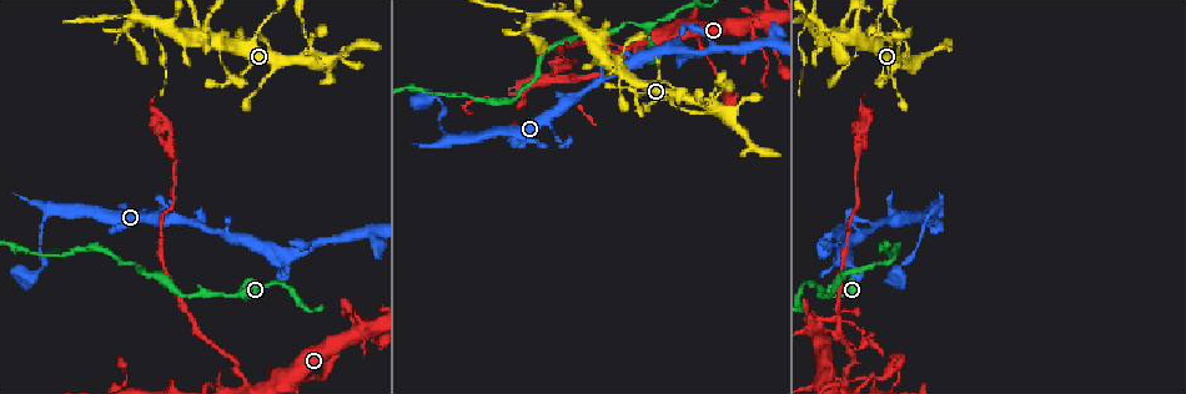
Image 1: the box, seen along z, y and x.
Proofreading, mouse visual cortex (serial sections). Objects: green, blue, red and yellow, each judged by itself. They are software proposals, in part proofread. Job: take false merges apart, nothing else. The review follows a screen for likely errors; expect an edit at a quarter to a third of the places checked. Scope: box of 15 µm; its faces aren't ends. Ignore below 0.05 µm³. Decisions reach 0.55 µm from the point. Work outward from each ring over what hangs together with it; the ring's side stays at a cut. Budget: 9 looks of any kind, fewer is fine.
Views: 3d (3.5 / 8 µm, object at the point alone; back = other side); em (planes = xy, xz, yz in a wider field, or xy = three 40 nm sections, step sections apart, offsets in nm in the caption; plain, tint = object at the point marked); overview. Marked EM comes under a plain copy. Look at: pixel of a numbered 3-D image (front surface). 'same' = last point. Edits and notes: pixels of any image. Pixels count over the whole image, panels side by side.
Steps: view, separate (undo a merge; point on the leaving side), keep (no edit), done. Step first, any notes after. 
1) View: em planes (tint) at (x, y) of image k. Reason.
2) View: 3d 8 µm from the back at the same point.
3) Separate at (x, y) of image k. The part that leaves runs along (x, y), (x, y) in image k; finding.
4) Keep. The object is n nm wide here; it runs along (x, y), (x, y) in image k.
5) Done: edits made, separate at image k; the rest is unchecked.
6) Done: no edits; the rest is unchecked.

View: 3d 3.5 µm at (308, 39) of image 1. Small branch off a trunk.

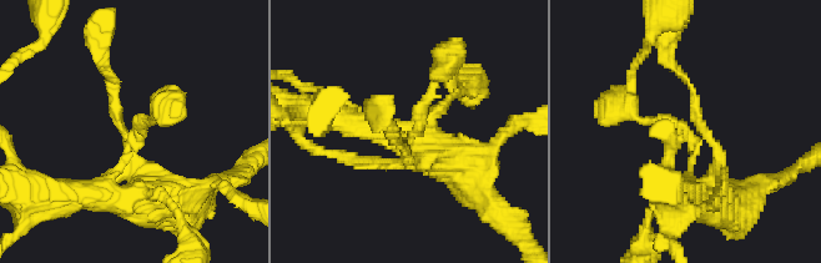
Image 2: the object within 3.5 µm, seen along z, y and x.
View: em xy step 3 (tint) at (125, 134) of image 2.

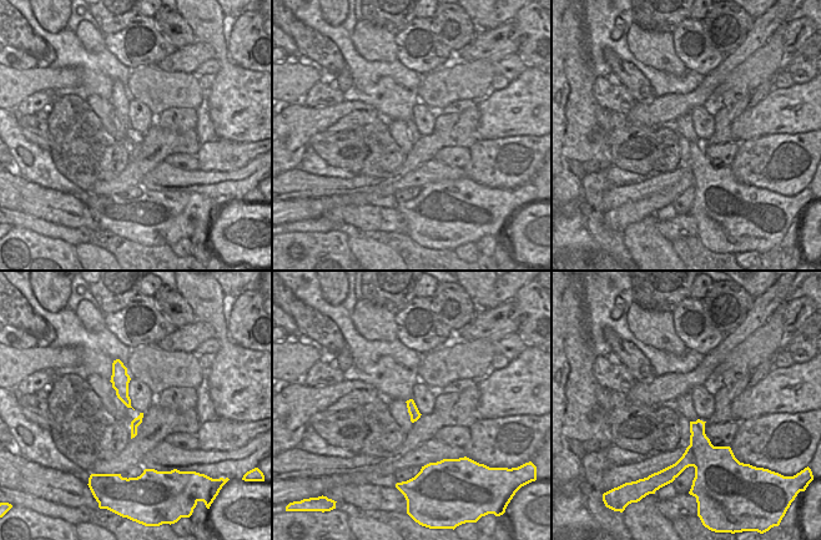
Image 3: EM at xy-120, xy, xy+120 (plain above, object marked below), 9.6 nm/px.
View: em xy step 1 (tint) at the same point.

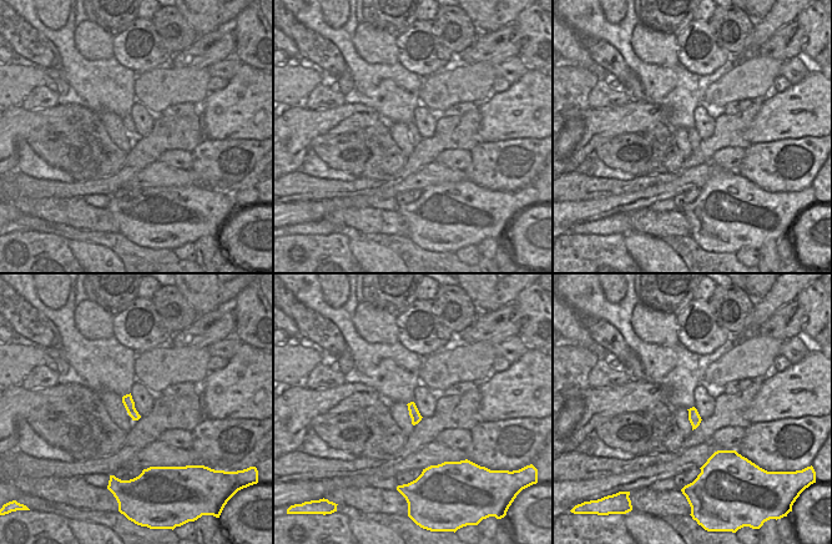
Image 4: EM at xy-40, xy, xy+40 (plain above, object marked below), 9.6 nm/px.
Keep. The arms are 100, 150, 450 nm wide; it runs along (701, 200), (718, 146), (638, 116) in image 2; one cell here.

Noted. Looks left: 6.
View: 3d 8 µm at (842, 30) of image 1. Four or more arms meet.

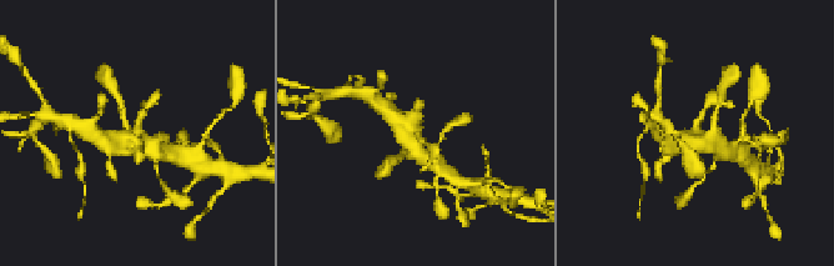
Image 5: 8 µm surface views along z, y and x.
View: 3d 3.5 µm at (697, 132) of image 5. Closer look.

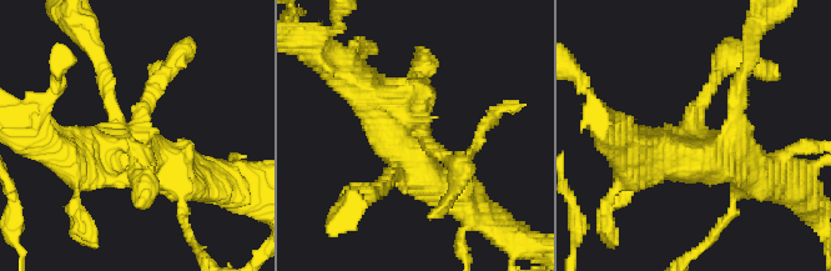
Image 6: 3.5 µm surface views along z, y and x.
Keep. It runs along (457, 194), (346, 73) in image 6; all the same cell.

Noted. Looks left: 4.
View: 3d 3.5 µm at (129, 35) of image 1. Narrows sharply.

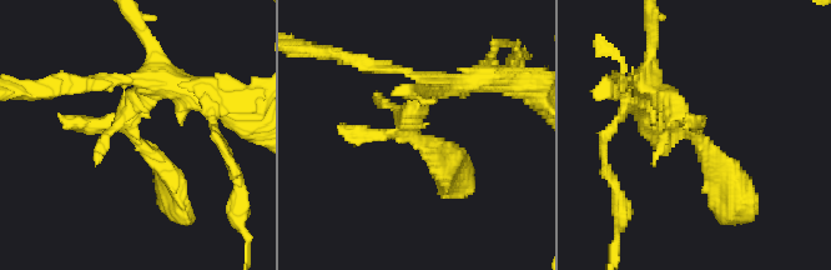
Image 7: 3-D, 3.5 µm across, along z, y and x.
View: em xy step 2 (tint) at (409, 137) of image 7.

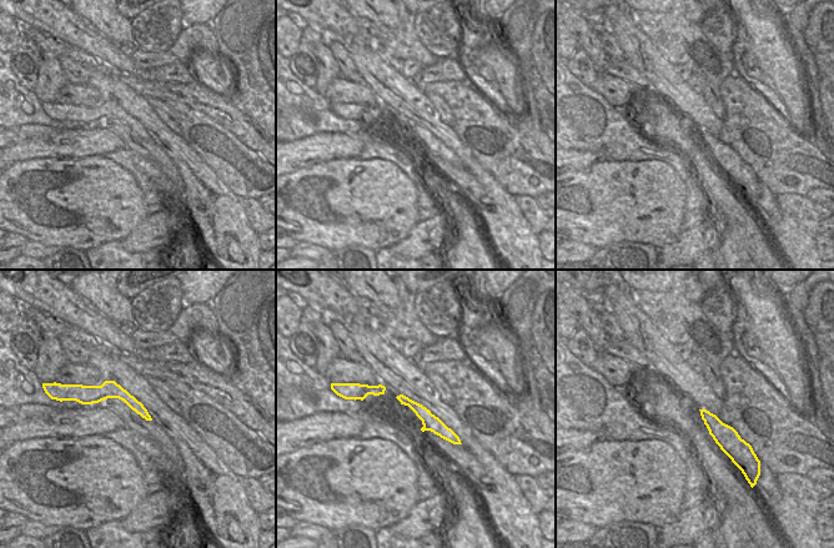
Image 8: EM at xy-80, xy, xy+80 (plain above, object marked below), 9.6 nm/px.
Keep. One cell here.

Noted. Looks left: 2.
View: 3d 3.5 µm at (56, 206) of image 1. A fork.

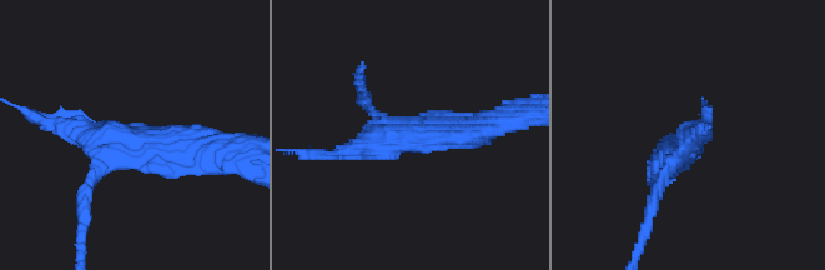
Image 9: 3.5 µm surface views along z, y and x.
View: em xy step 3 (tint) at (403, 134) of image 9. Now the EM.

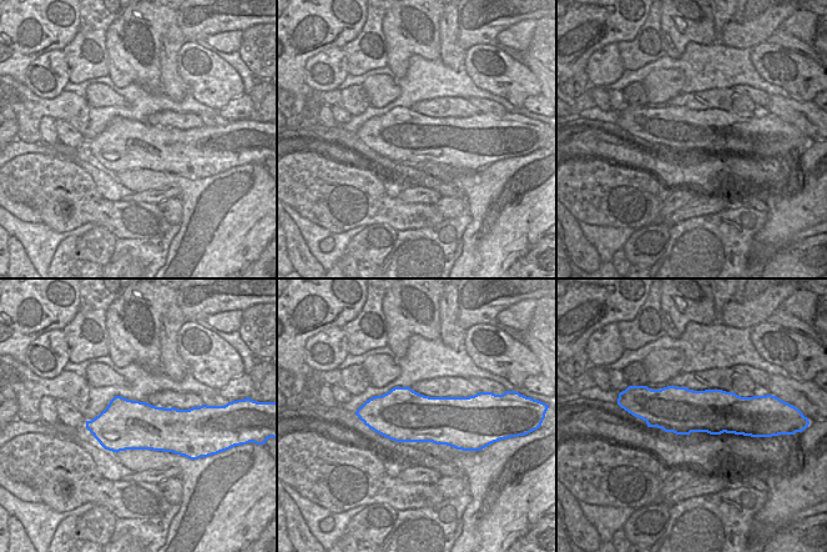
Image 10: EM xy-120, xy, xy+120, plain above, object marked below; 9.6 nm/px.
Keep. The object is 500 nm wide here; it runs along (209, 149), (124, 144), (92, 175), (85, 210) in image 9; all the same cell.

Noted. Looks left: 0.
Done: no edits; the rest is unchecked.

